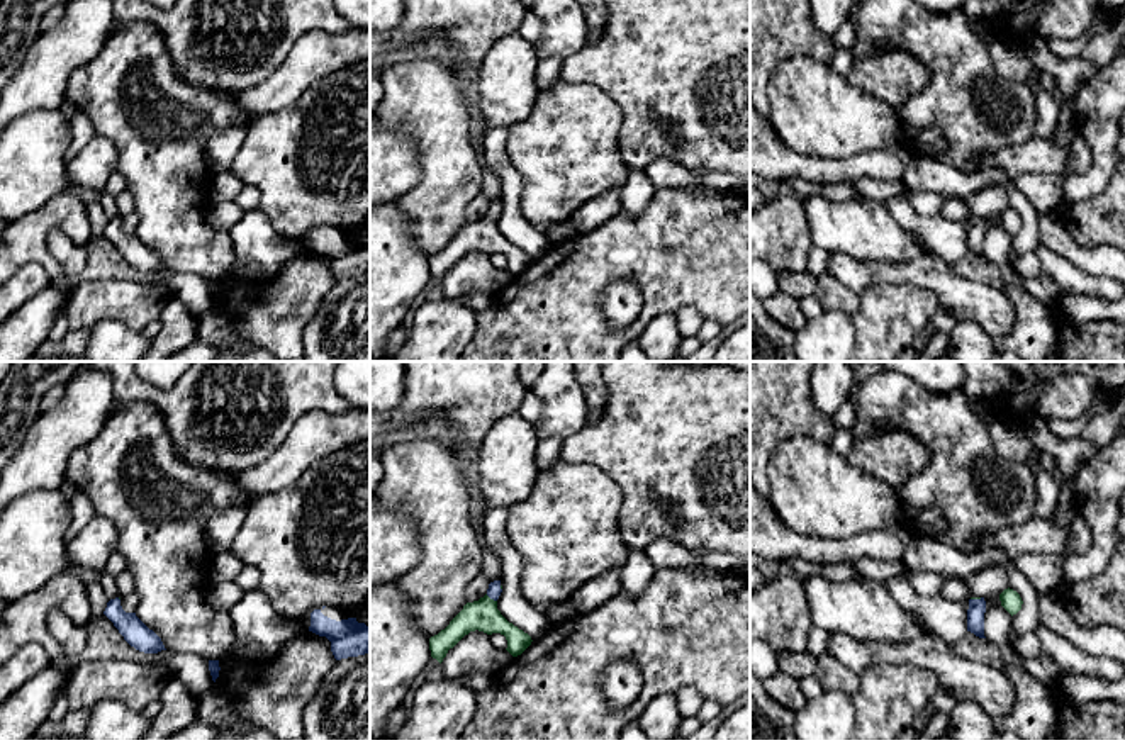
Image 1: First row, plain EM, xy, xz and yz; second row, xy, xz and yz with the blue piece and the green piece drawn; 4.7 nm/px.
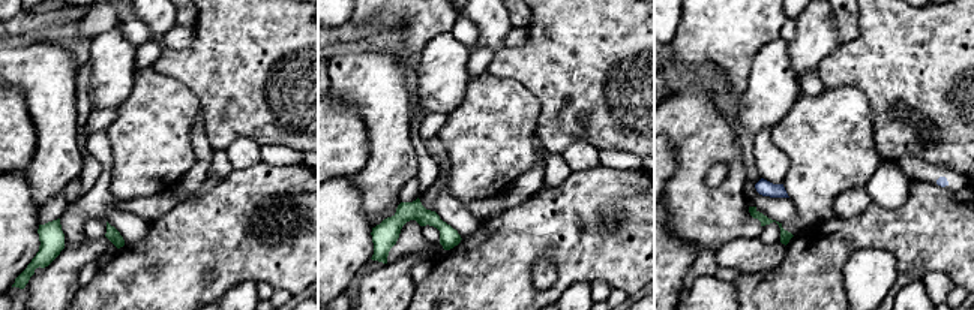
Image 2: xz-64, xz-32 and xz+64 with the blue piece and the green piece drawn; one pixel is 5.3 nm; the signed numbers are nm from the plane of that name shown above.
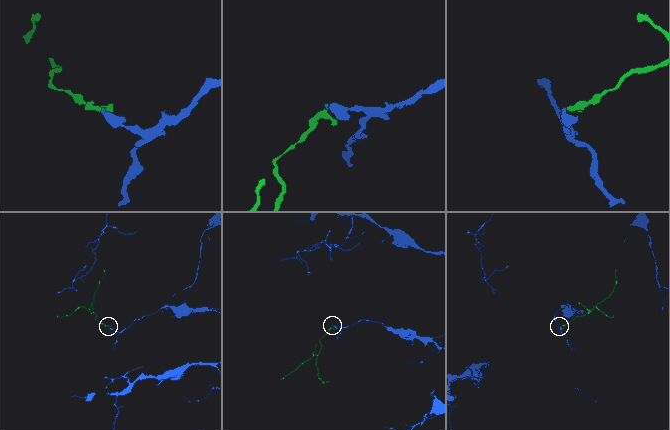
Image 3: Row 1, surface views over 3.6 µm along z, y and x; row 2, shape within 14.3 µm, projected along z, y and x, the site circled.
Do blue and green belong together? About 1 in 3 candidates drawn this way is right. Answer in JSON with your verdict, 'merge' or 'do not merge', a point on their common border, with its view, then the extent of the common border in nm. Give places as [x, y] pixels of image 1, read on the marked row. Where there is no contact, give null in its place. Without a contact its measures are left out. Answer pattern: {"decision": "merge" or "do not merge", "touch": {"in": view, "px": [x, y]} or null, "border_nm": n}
{"decision": "merge", "touch": {"in": "xz", "px": [491, 598]}, "border_nm": 70}

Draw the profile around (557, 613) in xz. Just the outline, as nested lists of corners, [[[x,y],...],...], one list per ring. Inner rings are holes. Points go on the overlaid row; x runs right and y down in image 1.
[[[572,599],[562,603],[562,604],[553,604],[543,613],[553,625],[562,623],[565,619],[570,619],[577,616],[577,608],[574,606]]]

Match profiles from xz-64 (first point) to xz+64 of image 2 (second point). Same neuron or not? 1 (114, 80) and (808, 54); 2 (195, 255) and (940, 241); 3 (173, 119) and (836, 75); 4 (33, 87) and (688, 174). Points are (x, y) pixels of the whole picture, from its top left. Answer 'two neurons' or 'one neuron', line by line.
1: two neurons
2: one neuron
3: two neurons
4: one neuron

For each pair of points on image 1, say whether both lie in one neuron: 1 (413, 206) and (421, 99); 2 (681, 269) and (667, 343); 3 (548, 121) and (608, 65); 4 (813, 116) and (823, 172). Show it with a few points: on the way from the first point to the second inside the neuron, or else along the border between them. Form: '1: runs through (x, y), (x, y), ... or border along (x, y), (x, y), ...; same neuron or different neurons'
1: runs through (433, 179), (433, 126); same neuron
2: border along (674, 313), (657, 314), (640, 338); different neurons
3: border along (559, 78), (569, 84), (594, 84), (620, 107); different neurons
4: border along (784, 145), (801, 155), (820, 158), (861, 155); different neurons

